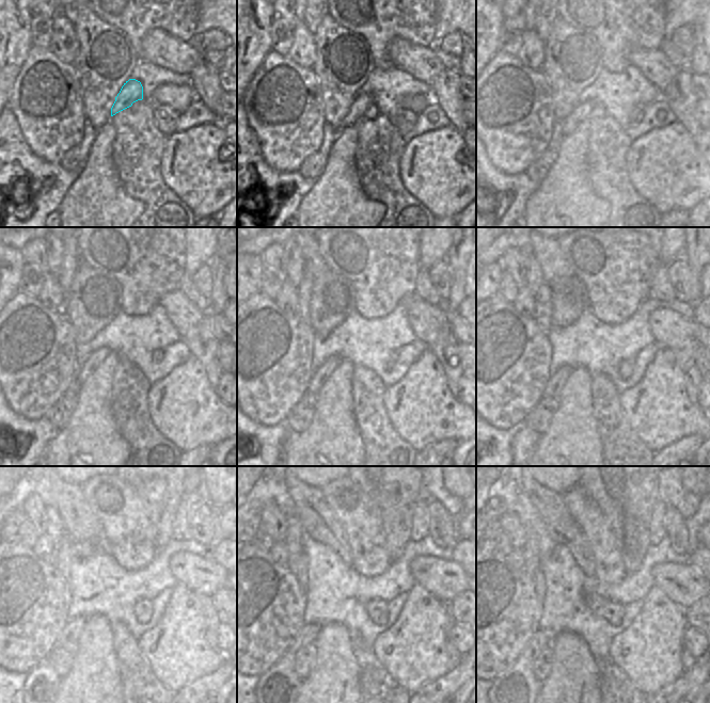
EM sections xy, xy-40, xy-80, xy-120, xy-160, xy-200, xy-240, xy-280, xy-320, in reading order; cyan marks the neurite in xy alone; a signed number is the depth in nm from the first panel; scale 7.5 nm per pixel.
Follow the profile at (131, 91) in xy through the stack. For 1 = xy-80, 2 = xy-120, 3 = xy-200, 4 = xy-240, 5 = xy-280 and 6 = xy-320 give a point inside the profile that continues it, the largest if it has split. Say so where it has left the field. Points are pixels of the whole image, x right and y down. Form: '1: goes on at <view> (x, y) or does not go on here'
1: goes on at xy-80 (582, 110)
2: goes on at xy-120 (90, 365)
3: goes on at xy-200 (557, 380)
4: goes on at xy-240 (70, 633)
5: goes on at xy-280 (280, 683)
6: goes on at xy-320 (519, 683)

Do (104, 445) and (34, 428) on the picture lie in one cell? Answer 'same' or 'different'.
different

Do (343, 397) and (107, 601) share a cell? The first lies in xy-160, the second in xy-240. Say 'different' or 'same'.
different

